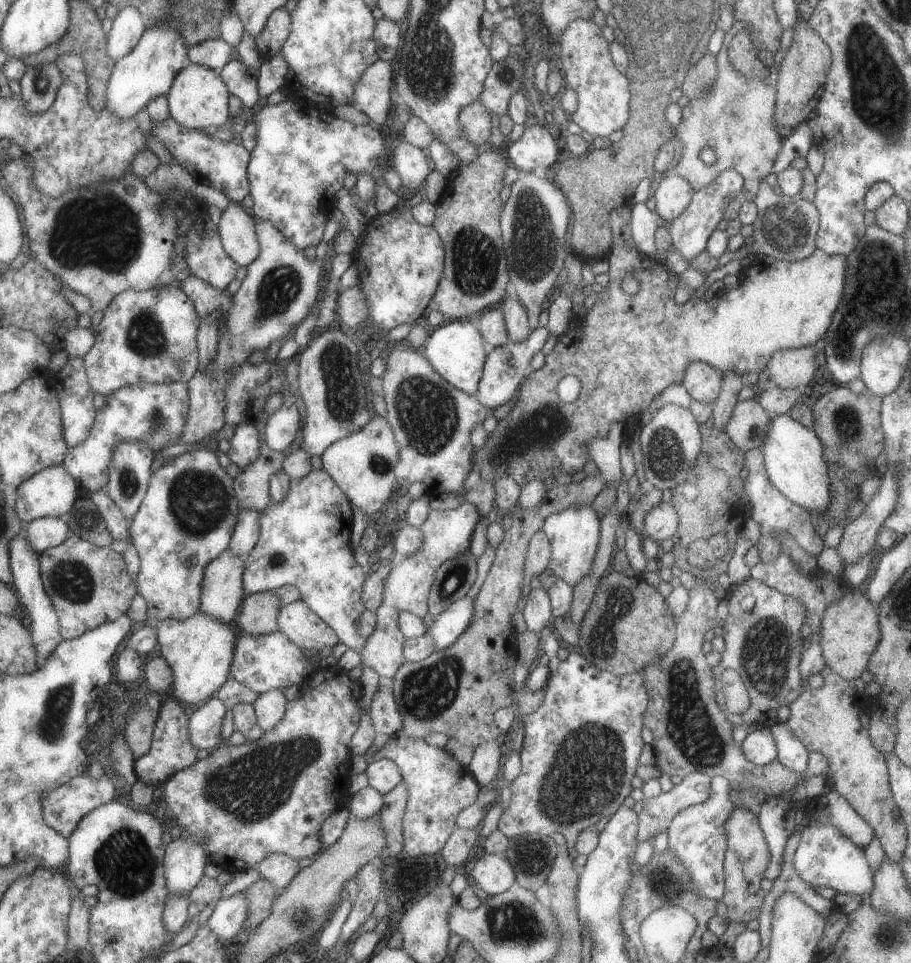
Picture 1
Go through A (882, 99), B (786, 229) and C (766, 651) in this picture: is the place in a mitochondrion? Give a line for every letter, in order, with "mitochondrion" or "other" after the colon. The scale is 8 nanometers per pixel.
A: mitochondrion
B: mitochondrion
C: mitochondrion

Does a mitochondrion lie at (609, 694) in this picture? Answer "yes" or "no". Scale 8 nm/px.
no

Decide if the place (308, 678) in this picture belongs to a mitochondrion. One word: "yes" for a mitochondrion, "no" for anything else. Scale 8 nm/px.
no

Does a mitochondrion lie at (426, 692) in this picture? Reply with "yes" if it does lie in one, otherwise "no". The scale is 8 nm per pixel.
yes

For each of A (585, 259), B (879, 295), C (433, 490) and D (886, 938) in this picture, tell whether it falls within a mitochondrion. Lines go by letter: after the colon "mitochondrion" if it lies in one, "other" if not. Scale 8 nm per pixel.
A: other
B: mitochondrion
C: other
D: mitochondrion

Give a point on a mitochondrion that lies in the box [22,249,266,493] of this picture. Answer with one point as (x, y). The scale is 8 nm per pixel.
(144, 335)

